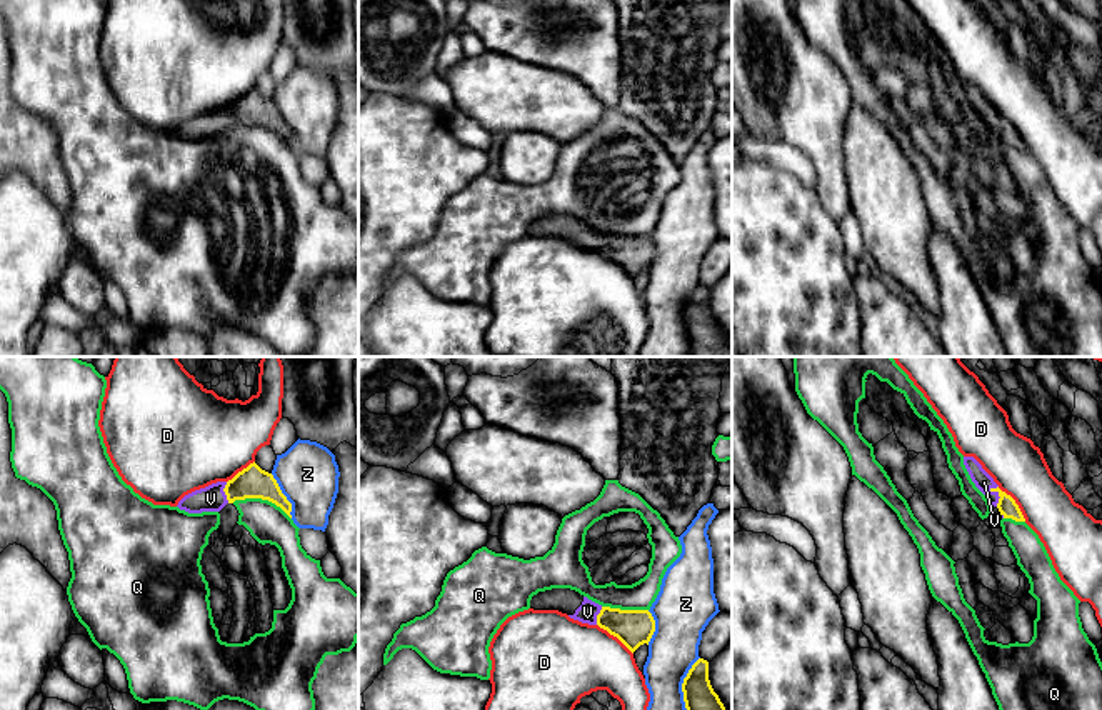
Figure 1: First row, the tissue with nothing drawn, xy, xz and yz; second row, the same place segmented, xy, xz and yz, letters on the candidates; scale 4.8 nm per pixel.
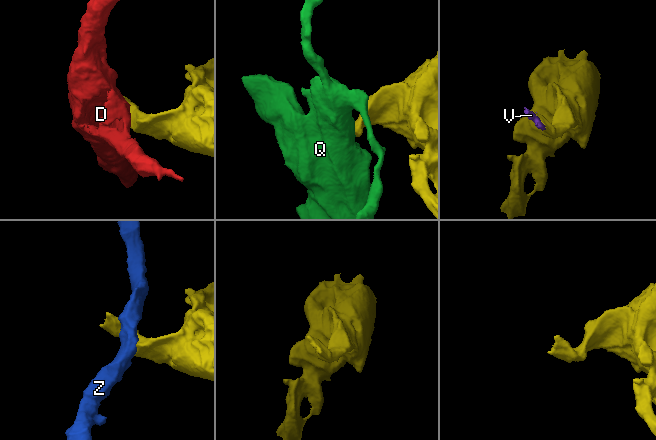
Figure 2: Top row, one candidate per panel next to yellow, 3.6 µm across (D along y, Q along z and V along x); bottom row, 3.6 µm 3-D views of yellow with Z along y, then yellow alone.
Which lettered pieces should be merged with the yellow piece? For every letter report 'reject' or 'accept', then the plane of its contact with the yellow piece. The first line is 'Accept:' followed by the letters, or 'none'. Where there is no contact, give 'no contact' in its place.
Accept: V
D: reject; contact in yz
Q: reject; contact in xy
V: accept; contact in yz
Z: reject; contact in xz

